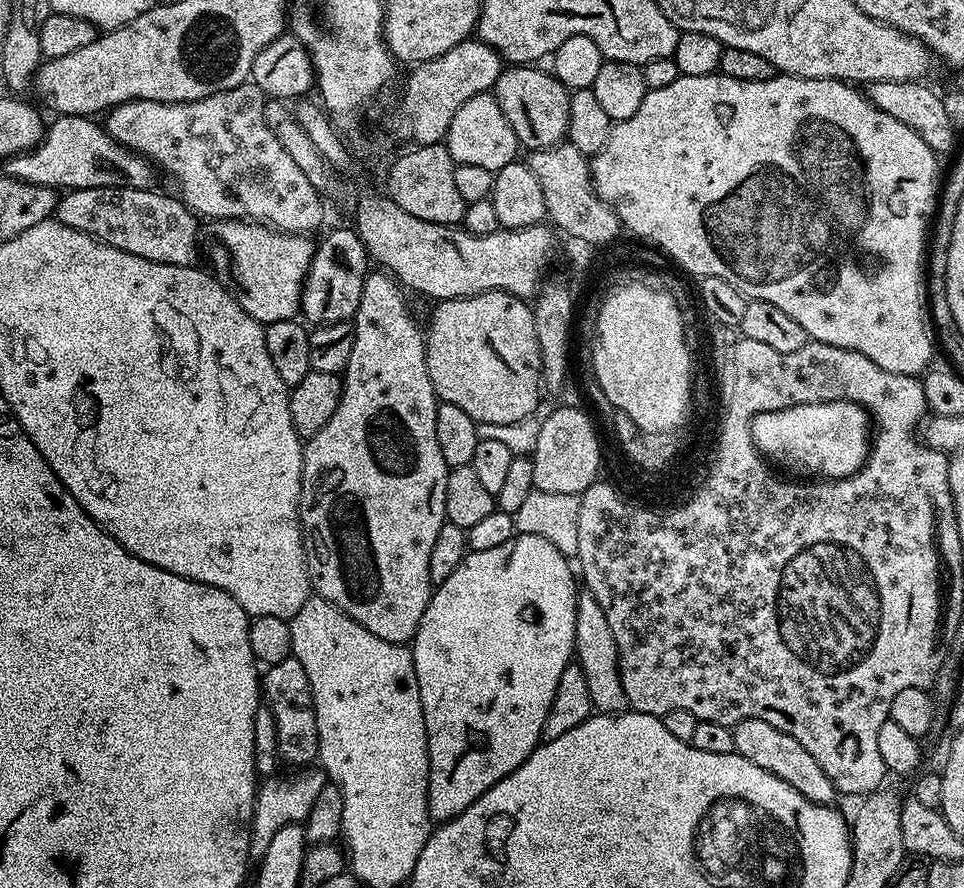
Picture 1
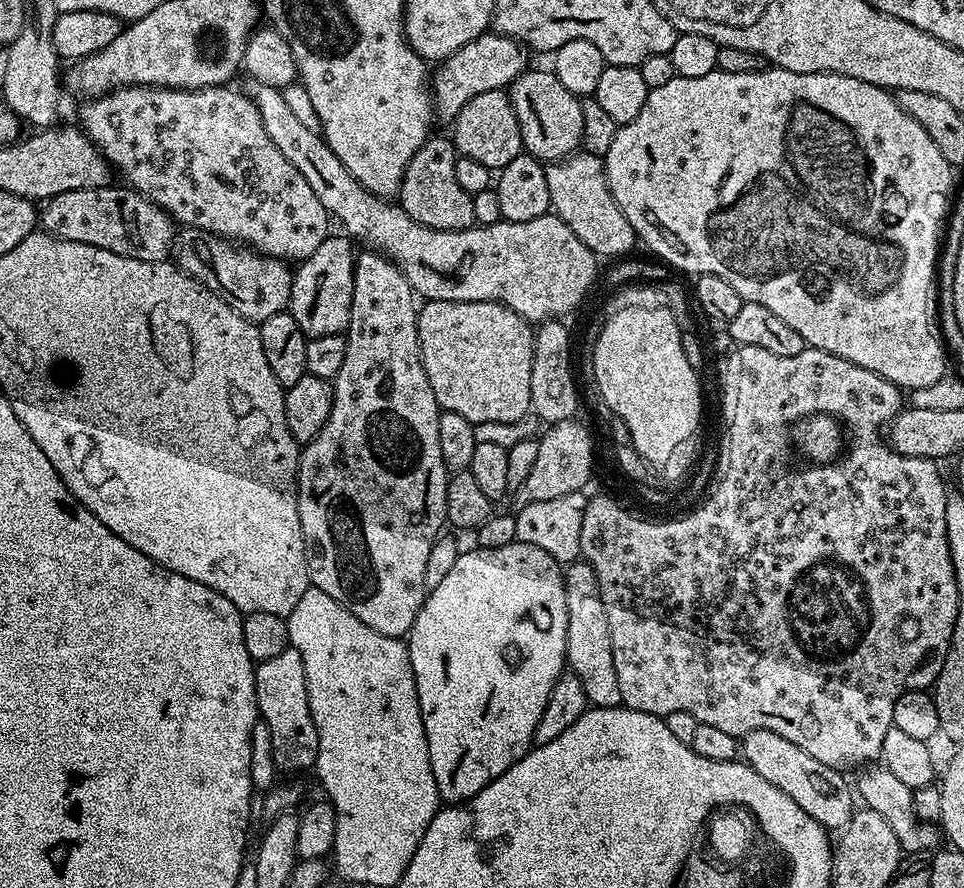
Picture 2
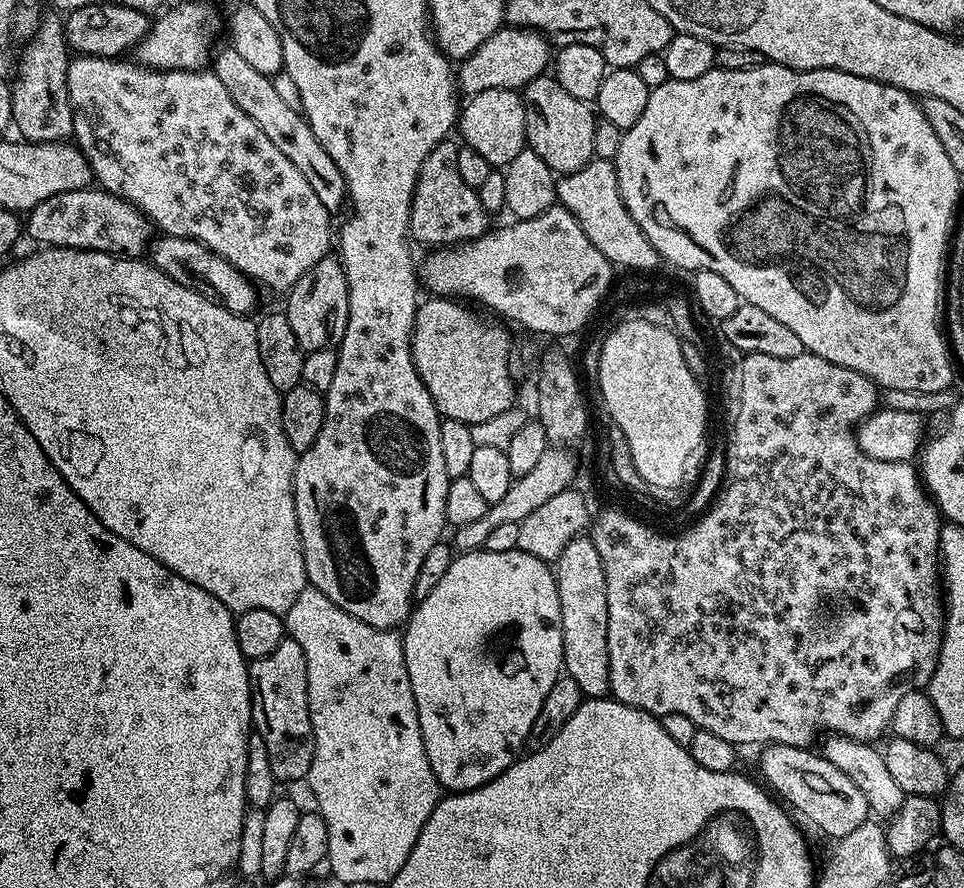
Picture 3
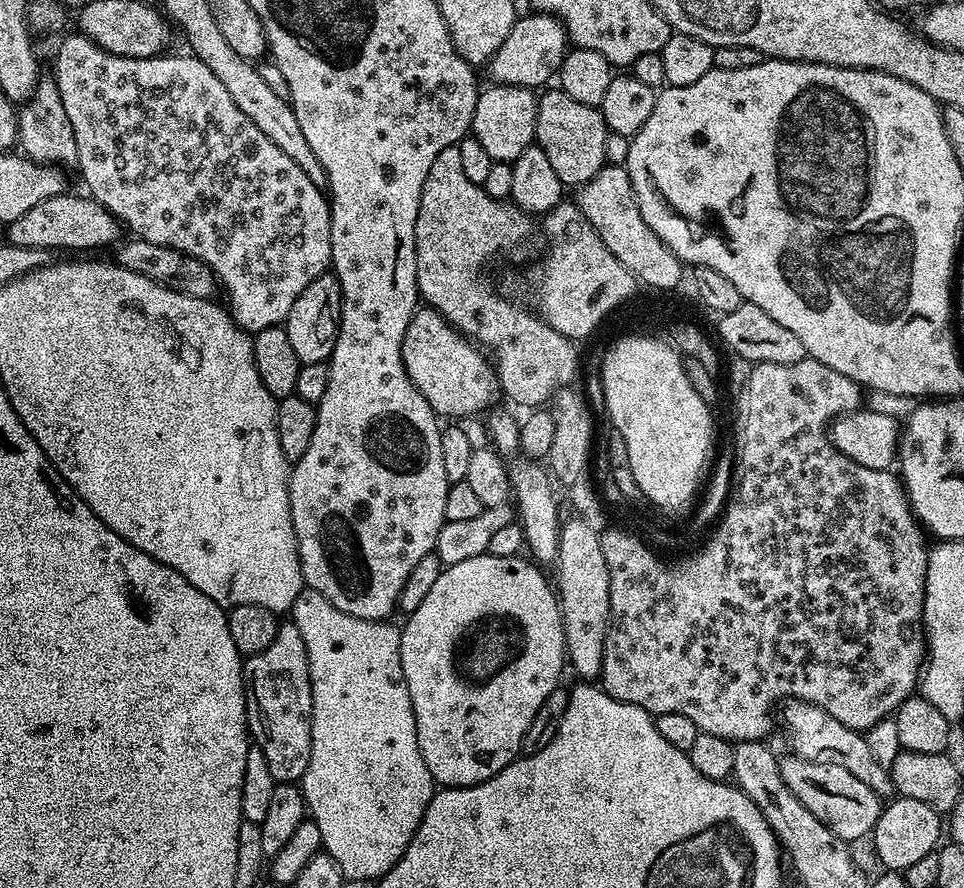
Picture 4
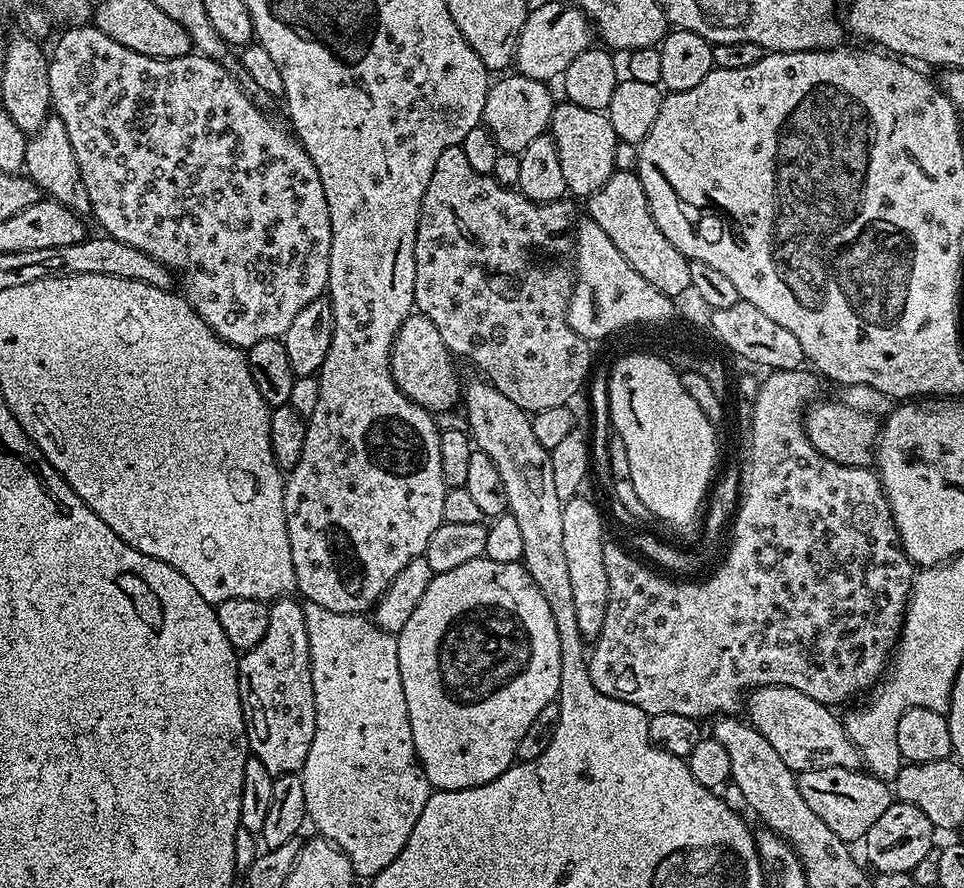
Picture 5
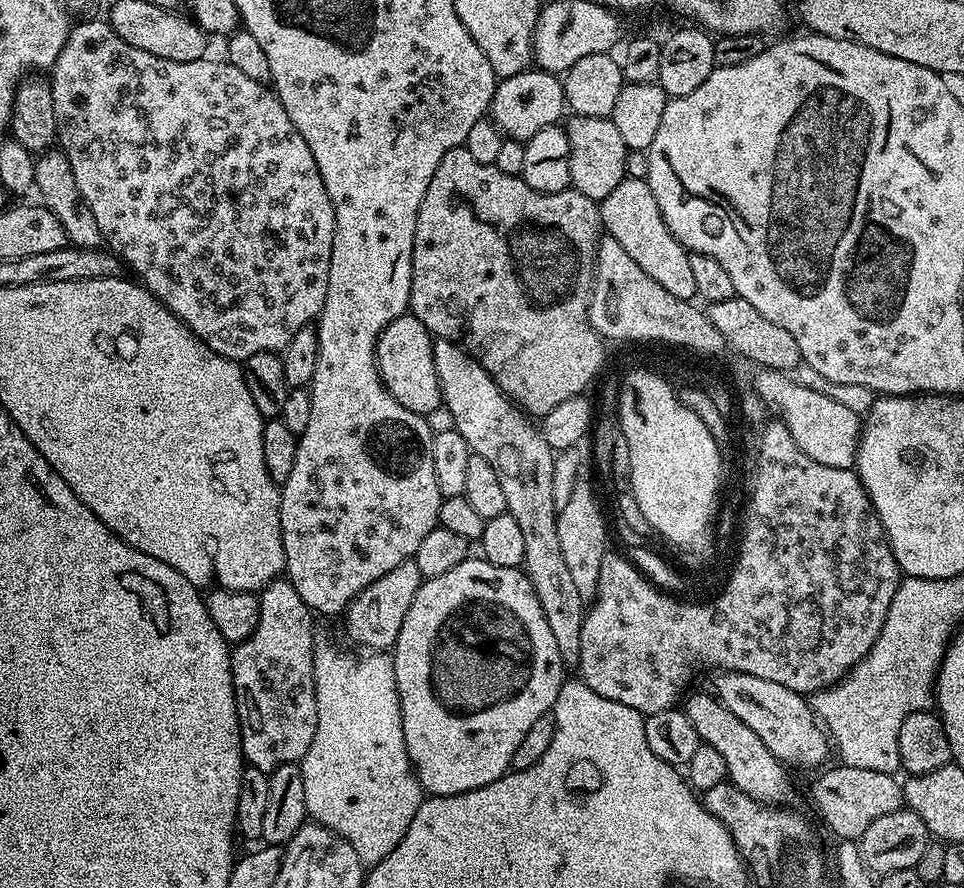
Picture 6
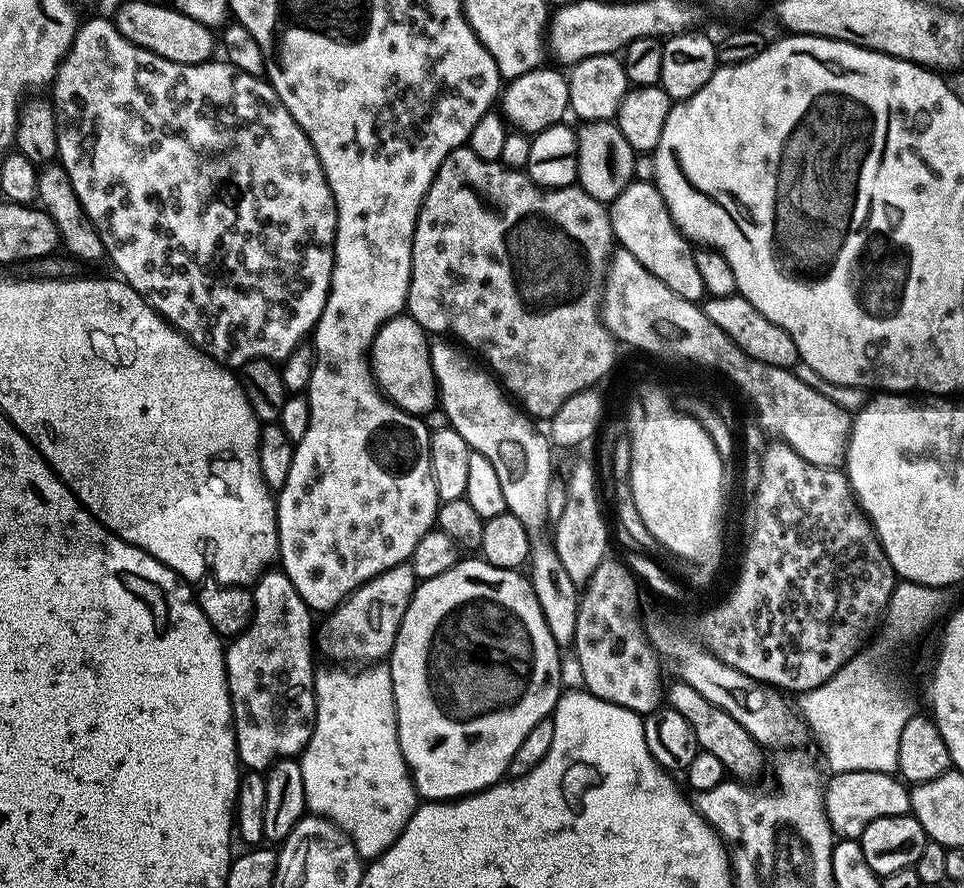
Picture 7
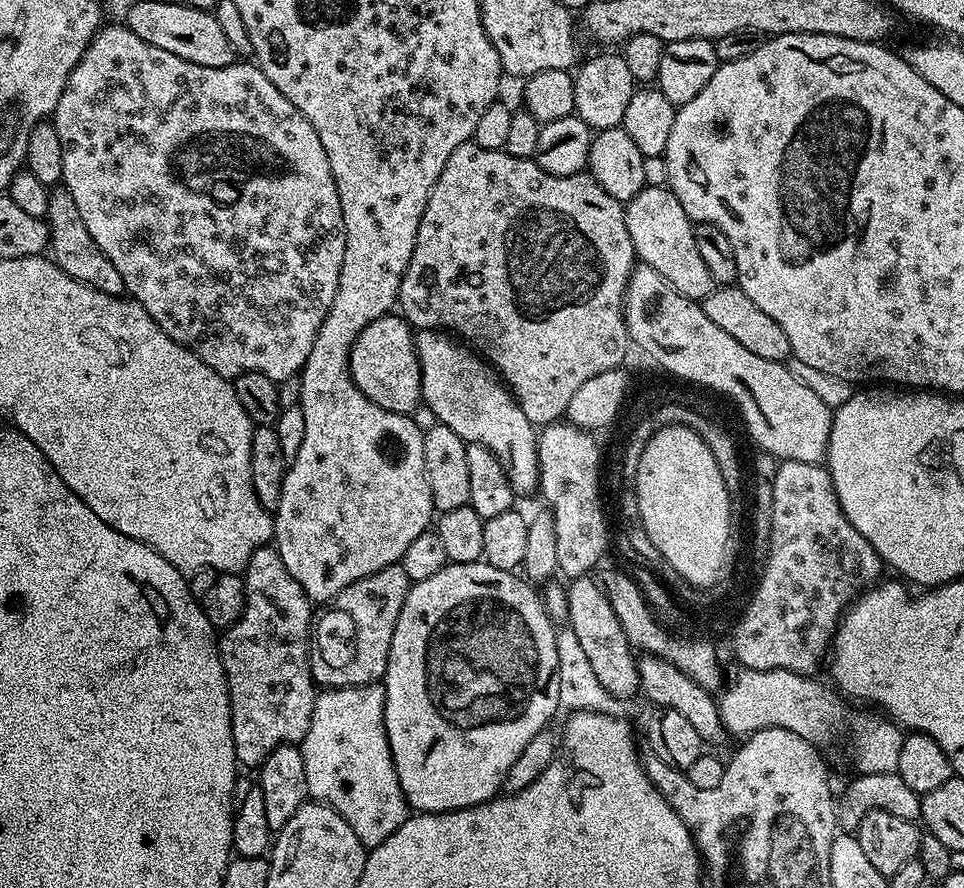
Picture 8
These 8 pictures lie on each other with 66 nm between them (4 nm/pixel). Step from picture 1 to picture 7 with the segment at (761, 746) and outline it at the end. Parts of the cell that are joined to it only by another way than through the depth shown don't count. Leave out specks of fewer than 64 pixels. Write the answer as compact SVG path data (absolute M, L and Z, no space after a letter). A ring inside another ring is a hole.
M838 772L827 777L824 805L833 833L845 841L856 842L874 818L909 815L912 794L909 785L890 772Z

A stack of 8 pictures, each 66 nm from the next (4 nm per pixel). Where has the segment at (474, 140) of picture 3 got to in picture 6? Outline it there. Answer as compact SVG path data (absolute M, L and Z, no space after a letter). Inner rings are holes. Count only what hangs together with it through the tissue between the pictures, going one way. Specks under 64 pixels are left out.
M539 70L519 72L513 76L505 76L497 83L490 101L490 118L505 137L526 142L538 134L538 130L546 130L546 126L560 124L560 115L566 112L564 103L564 86L559 75Z

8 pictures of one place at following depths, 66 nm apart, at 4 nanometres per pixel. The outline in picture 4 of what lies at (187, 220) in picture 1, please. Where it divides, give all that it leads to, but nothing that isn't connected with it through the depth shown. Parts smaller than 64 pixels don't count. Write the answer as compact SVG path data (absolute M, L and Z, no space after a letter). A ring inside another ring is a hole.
M61 194L54 198L46 198L46 202L38 202L38 206L30 206L22 218L14 218L7 225L7 243L31 248L65 248L68 254L84 254L87 248L104 248L115 245L122 236L122 225L110 210L106 210L87 194L68 196Z

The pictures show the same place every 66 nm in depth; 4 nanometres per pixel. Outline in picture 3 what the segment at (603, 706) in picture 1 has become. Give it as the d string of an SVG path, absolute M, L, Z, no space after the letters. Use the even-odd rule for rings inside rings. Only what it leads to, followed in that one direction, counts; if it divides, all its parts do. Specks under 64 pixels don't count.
M577 538L569 542L561 556L554 561L558 602L562 606L562 654L563 671L574 682L578 682L581 692L588 698L604 698L610 692L610 654L608 653L608 611L606 610L606 574L602 570L602 558L594 550L590 538Z

